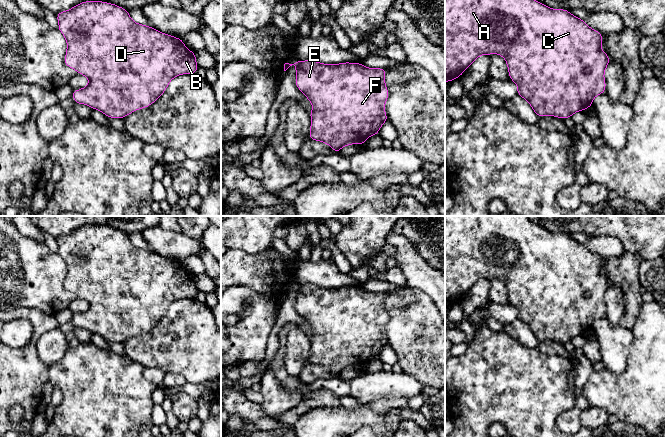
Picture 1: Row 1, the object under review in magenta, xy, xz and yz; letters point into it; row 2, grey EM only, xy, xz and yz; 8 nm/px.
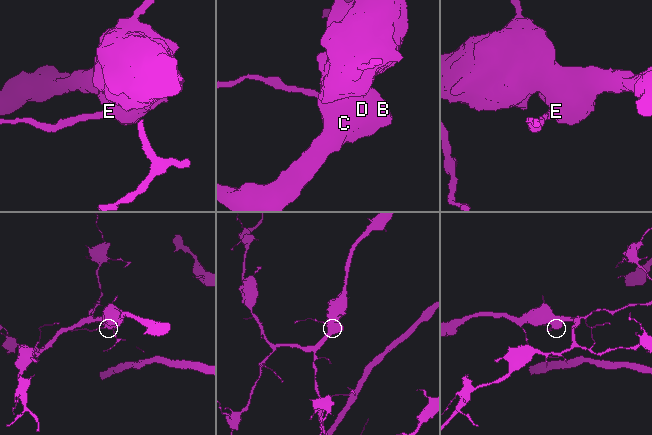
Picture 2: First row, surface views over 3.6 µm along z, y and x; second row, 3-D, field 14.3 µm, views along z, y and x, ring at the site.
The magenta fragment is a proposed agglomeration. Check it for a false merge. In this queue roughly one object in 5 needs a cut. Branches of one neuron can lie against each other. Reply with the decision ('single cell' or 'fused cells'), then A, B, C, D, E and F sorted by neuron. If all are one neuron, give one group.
single cell | A B C D E F

